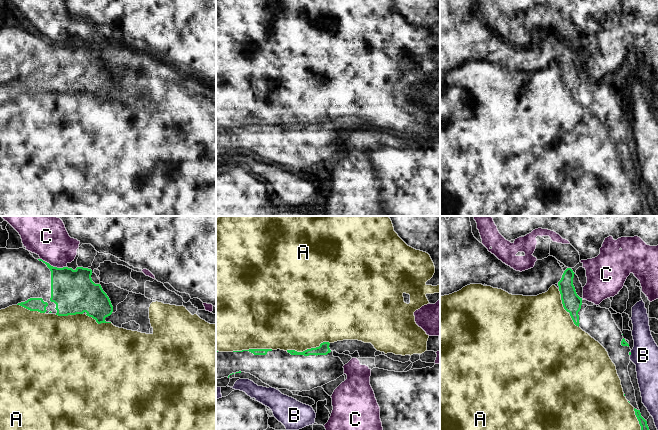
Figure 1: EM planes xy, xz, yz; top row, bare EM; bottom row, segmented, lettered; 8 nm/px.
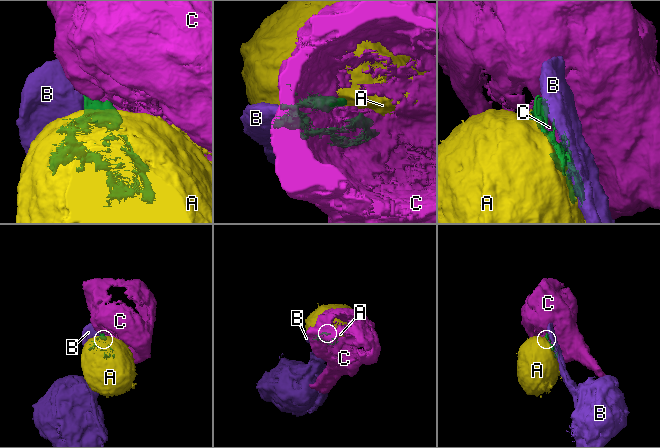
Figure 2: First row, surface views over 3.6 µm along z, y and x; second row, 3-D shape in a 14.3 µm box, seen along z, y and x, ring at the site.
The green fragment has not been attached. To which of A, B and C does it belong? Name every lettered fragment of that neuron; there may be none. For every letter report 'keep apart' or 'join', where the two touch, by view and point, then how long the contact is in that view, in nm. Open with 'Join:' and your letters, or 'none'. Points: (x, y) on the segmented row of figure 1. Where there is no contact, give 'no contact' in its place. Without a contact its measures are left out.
Join: A
A: join | xz (307, 349) | 360 nm
B: keep apart | yz (630, 354) | 30 nm
C: keep apart | xy (52, 266) | 220 nm

